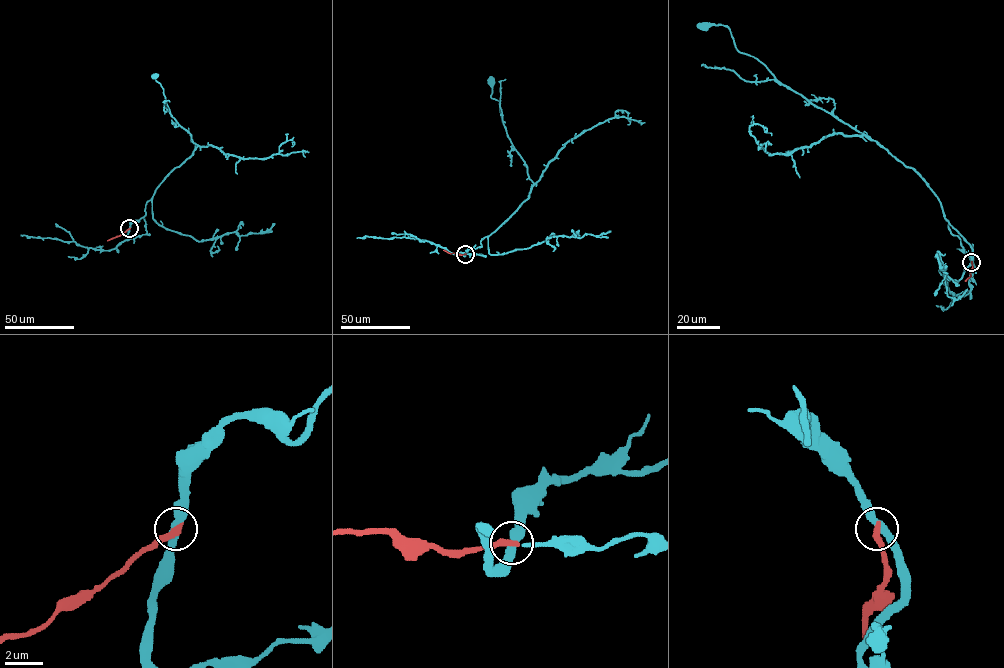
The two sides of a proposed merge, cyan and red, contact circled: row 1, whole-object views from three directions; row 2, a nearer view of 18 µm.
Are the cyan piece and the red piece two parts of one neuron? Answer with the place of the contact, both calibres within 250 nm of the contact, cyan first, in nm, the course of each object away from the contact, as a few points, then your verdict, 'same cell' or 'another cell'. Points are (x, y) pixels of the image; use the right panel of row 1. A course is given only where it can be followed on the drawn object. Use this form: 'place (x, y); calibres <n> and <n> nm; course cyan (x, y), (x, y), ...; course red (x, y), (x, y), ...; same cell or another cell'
place (971, 262); calibres 400 and 360 nm; course cyan (971, 262), (949, 228), (940, 201), (911, 168), (783, 85), (763, 64), (736, 49), (728, 28), (703, 25); course red (971, 262), (970, 276), (965, 281); another cell

